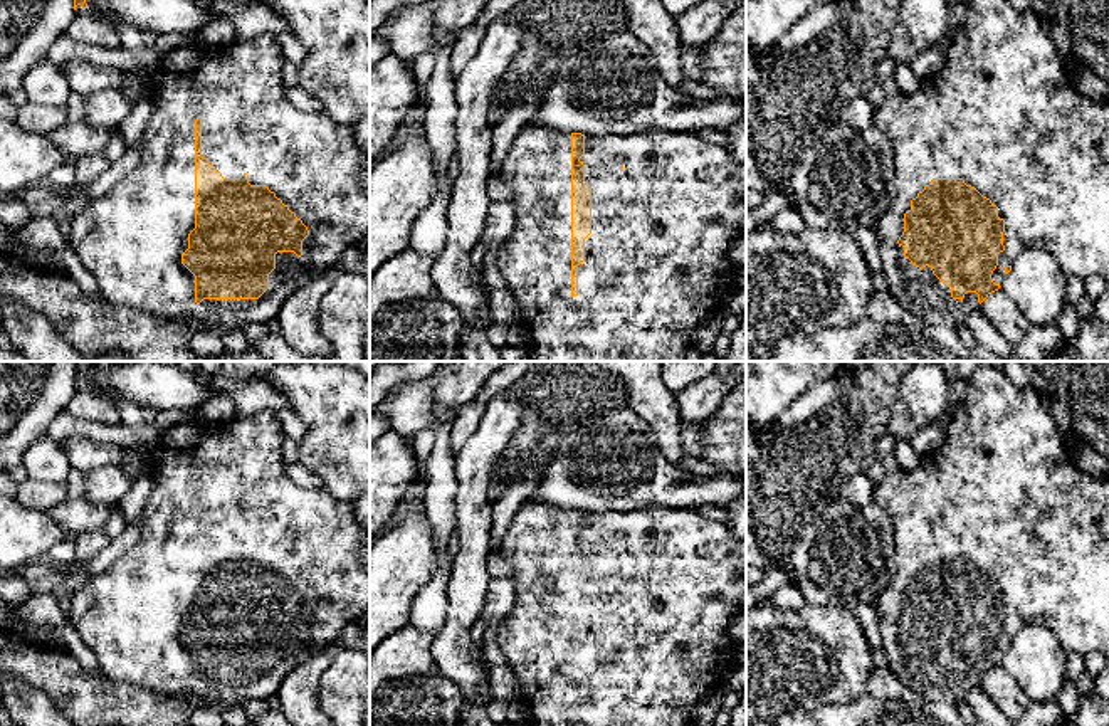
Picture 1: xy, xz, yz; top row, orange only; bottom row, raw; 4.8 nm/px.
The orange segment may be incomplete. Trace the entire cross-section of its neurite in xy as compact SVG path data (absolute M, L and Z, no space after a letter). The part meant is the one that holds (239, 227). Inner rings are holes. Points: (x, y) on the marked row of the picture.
M274 35L234 40L229 47L175 47L163 55L160 67L148 77L155 87L155 111L143 134L141 163L108 193L89 202L66 224L66 239L99 286L99 296L116 306L134 308L163 319L195 321L205 326L244 328L277 318L284 301L309 281L319 277L343 252L370 235L370 155L355 143L353 126L323 113L302 113L286 96L284 54Z

